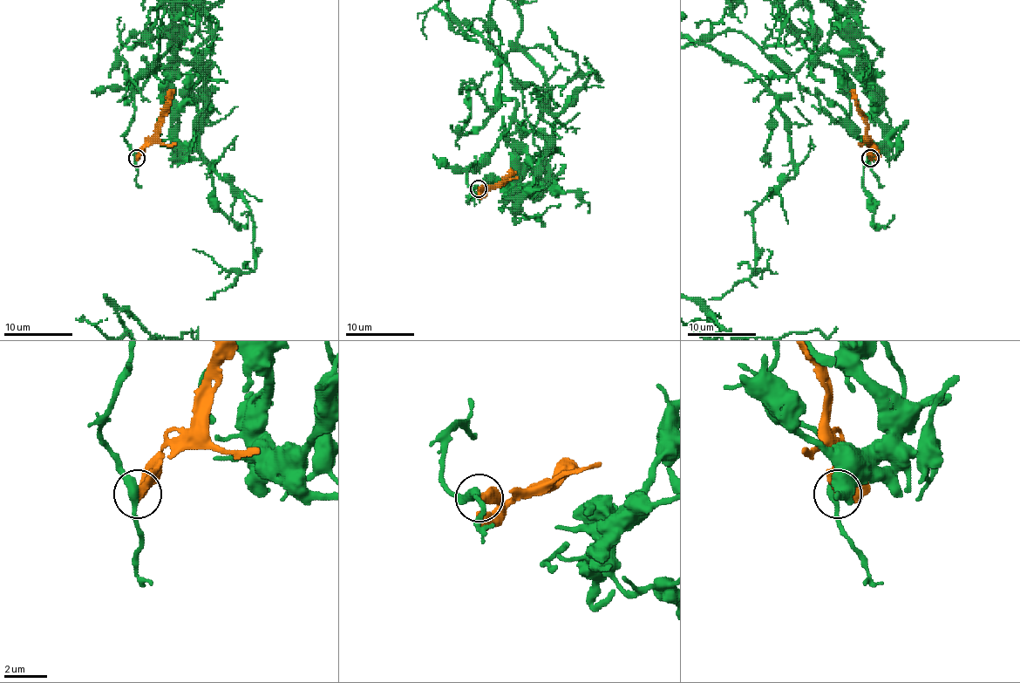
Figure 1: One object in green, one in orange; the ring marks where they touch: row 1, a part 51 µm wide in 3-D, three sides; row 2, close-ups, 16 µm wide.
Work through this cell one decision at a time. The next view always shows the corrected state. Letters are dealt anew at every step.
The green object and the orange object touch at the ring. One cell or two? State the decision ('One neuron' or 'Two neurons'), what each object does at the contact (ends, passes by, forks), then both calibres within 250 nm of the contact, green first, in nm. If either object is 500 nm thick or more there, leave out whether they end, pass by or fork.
Two neurons. At the ring green passes by. At the ring orange ends. Thickness 380 nm (green) against 400 nm

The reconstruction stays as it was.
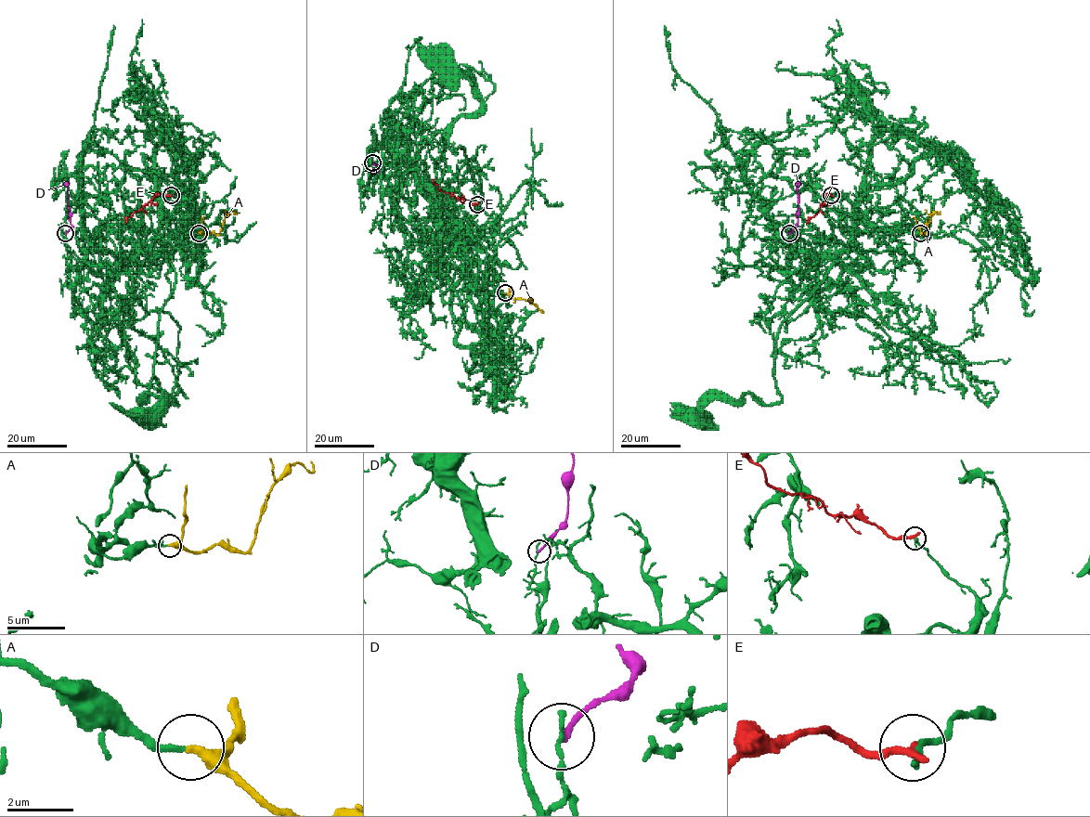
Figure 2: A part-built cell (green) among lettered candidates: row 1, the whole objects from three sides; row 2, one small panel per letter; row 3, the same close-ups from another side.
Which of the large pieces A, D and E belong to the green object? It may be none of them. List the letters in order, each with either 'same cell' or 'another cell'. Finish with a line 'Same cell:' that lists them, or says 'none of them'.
A: same cell
D: another cell
E: another cell
Same cell: A

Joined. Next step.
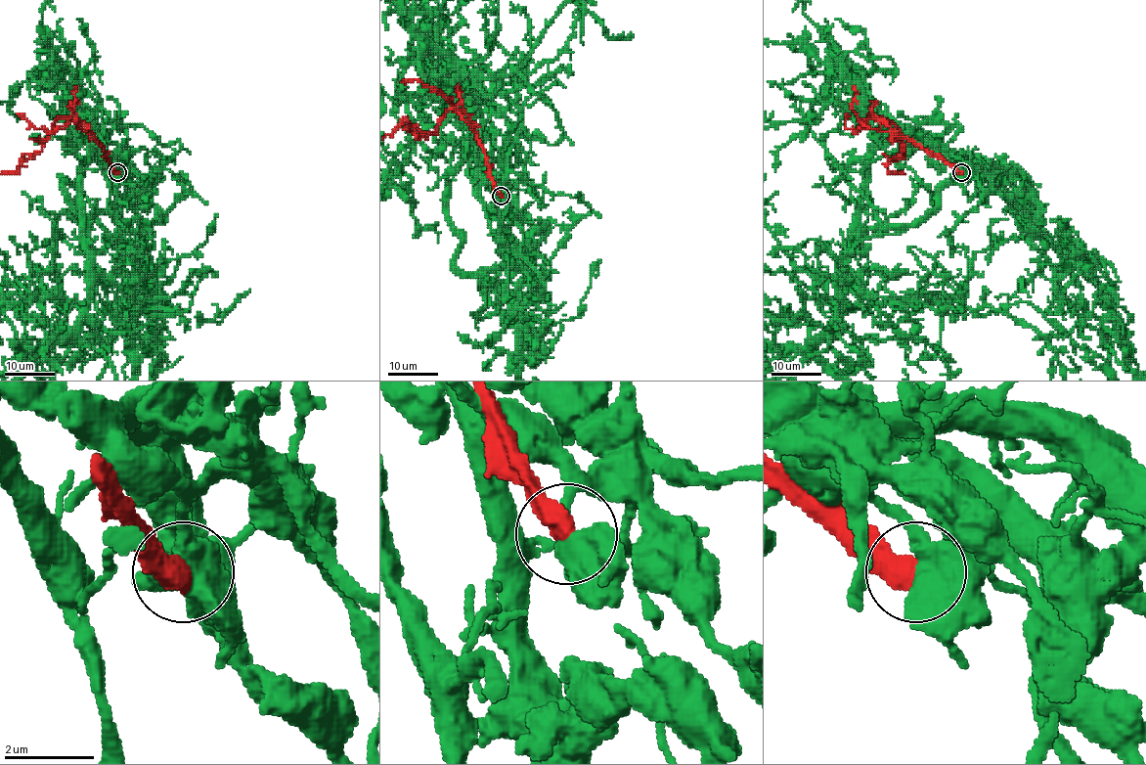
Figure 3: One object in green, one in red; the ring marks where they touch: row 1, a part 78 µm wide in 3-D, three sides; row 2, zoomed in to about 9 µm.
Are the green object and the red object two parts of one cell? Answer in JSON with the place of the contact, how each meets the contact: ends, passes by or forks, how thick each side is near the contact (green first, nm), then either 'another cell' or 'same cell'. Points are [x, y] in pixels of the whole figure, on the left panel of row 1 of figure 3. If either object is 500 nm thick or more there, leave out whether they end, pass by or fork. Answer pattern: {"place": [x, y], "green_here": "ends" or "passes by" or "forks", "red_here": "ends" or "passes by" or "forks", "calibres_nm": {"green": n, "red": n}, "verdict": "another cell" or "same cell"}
{"place": [117, 172], "calibres_nm": {"green": 500, "red": 550}, "verdict": "another cell"}

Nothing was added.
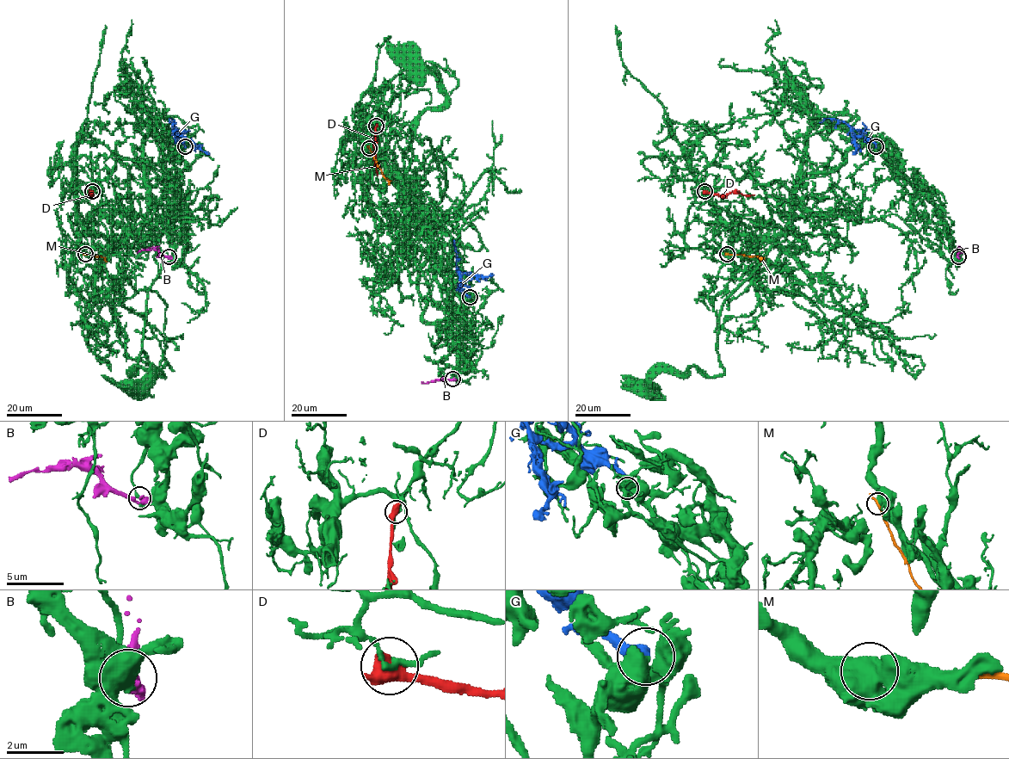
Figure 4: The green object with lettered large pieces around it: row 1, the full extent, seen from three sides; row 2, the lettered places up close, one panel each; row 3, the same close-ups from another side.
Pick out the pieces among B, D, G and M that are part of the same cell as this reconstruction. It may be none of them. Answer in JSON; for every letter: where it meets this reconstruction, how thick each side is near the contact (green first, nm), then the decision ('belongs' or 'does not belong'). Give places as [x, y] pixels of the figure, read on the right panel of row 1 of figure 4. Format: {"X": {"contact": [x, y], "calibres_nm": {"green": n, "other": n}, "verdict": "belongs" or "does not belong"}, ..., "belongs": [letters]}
{"B": {"contact": [958, 256], "calibres_nm": {"green": 150, "other": 500}, "verdict": "does not belong"}, "D": {"contact": [704, 191], "calibres_nm": {"green": 180, "other": 700}, "verdict": "does not belong"}, "G": {"contact": [876, 146], "calibres_nm": {"green": 480, "other": 340}, "verdict": "belongs"}, "M": {"contact": [727, 254], "calibres_nm": {"green": 800, "other": 320}, "verdict": "does not belong"}, "belongs": ["G"]}

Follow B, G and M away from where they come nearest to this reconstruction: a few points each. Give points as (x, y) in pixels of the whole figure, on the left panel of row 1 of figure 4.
B: (169, 256), (153, 249), (137, 252)
G: (185, 146), (177, 138), (170, 118), (170, 122)
M: (84, 254), (101, 256), (105, 260)

